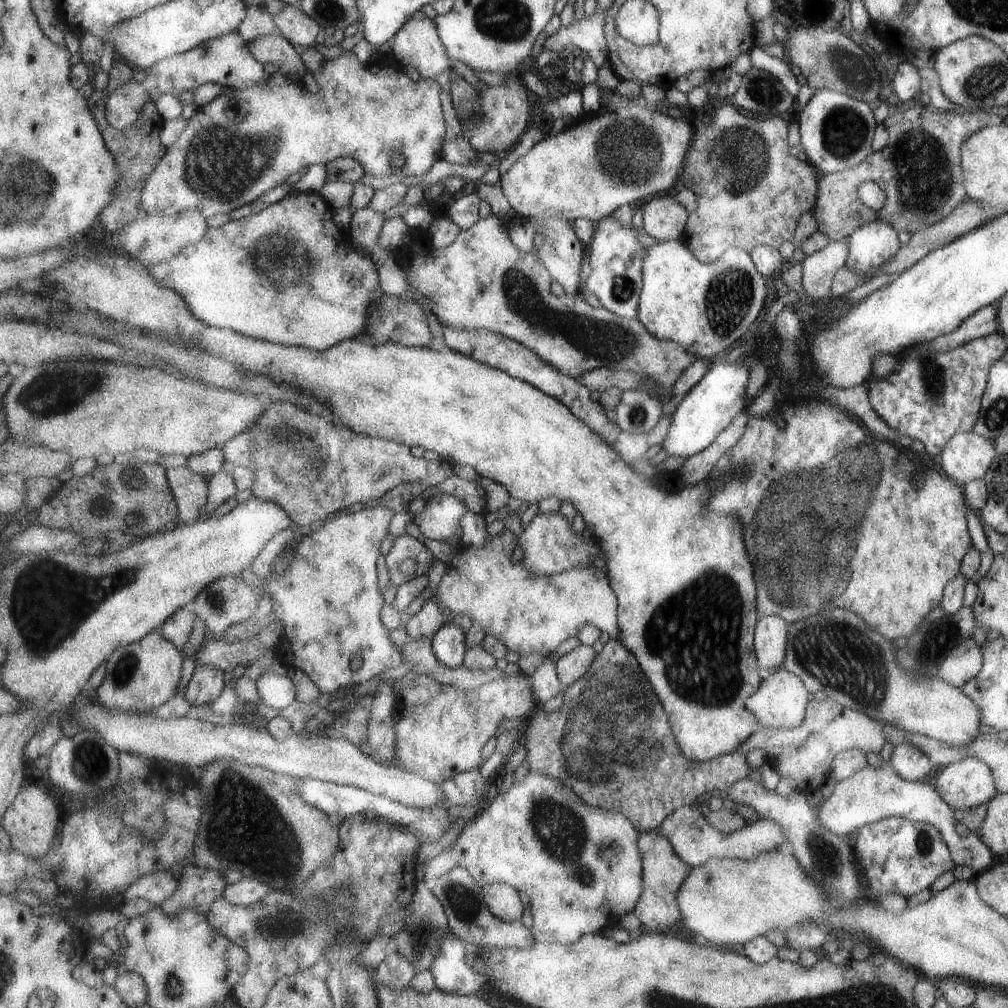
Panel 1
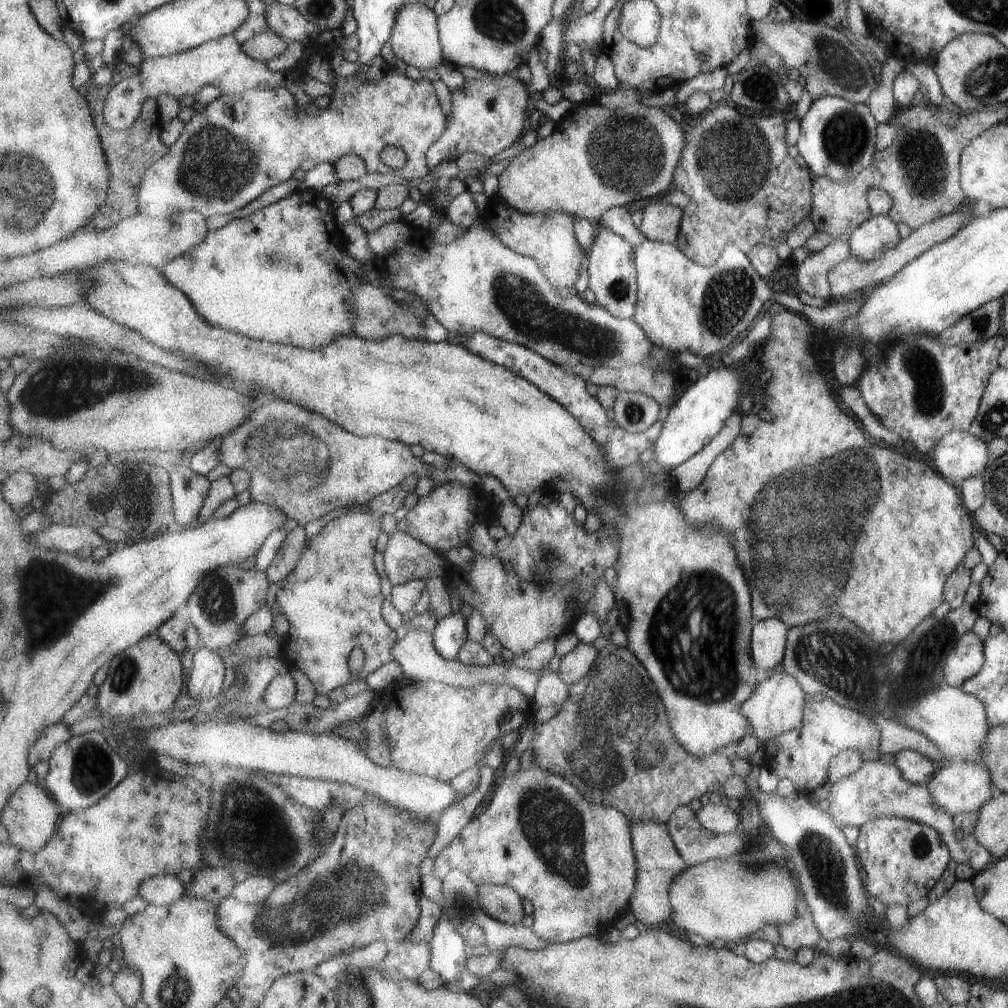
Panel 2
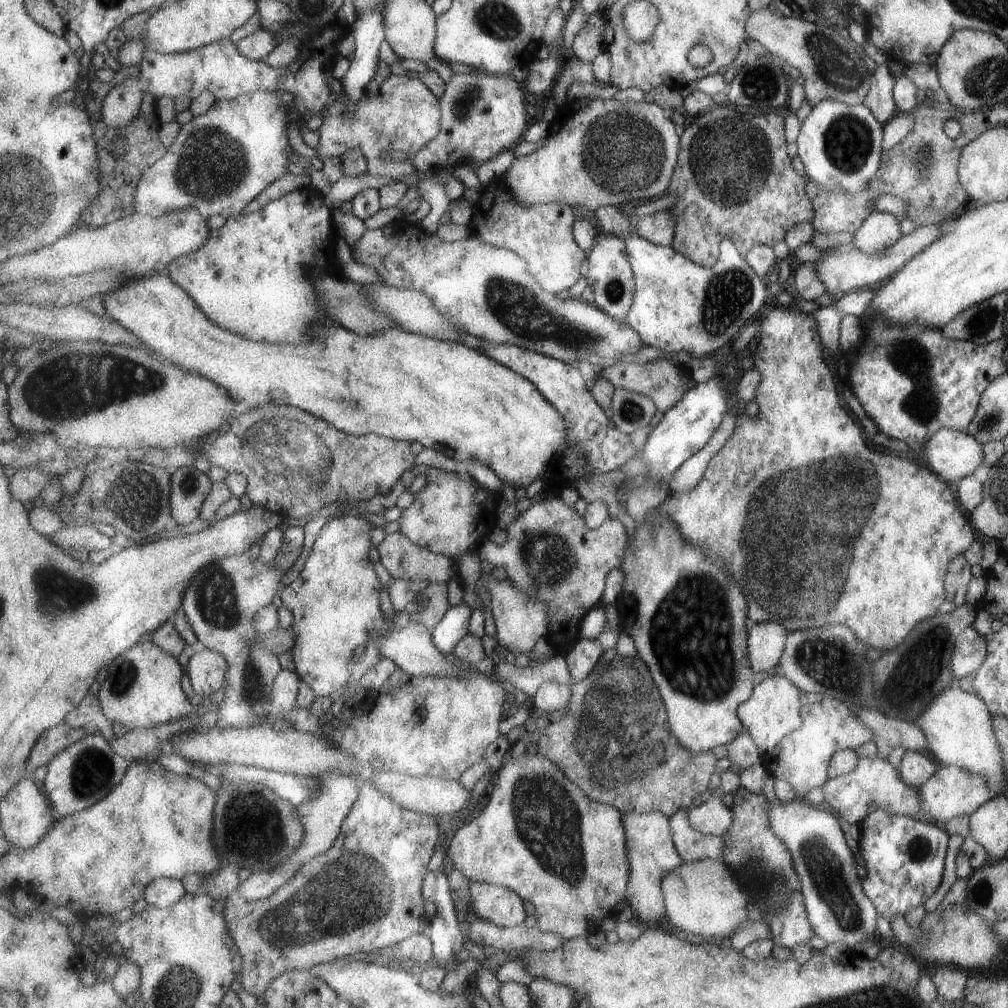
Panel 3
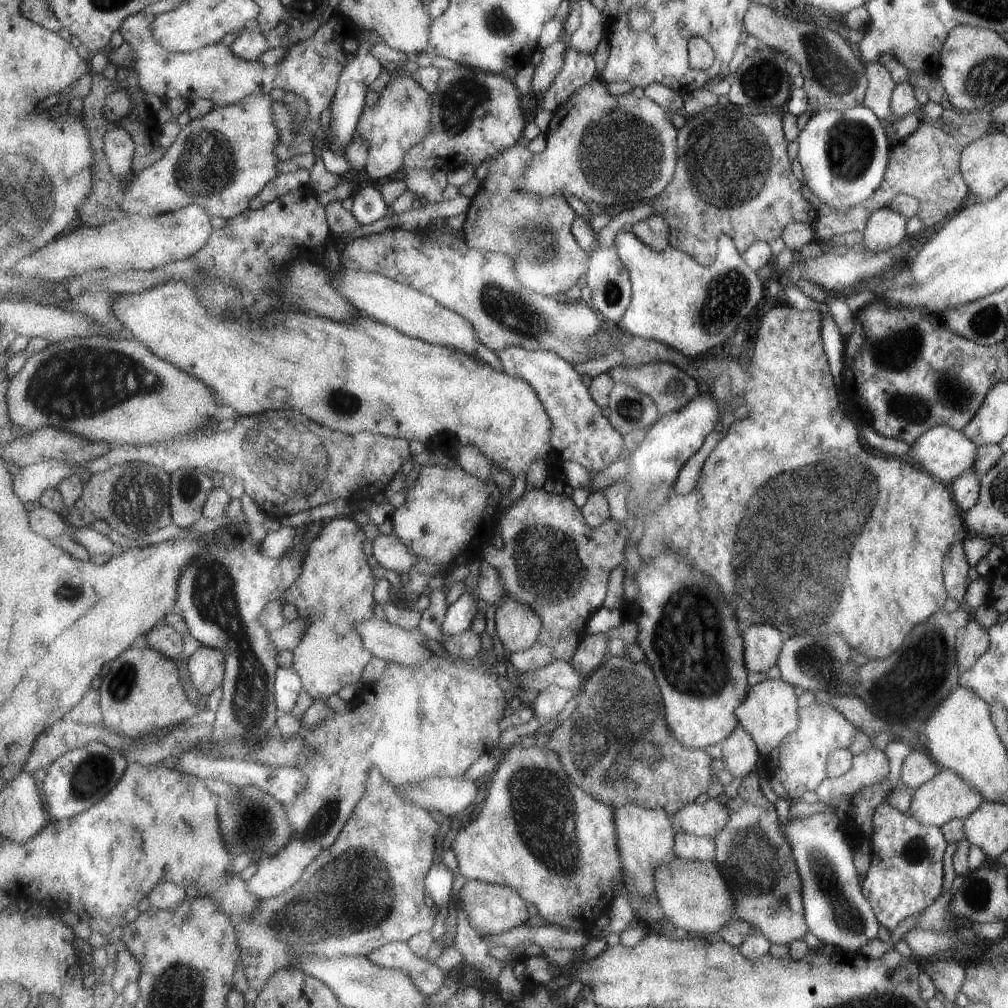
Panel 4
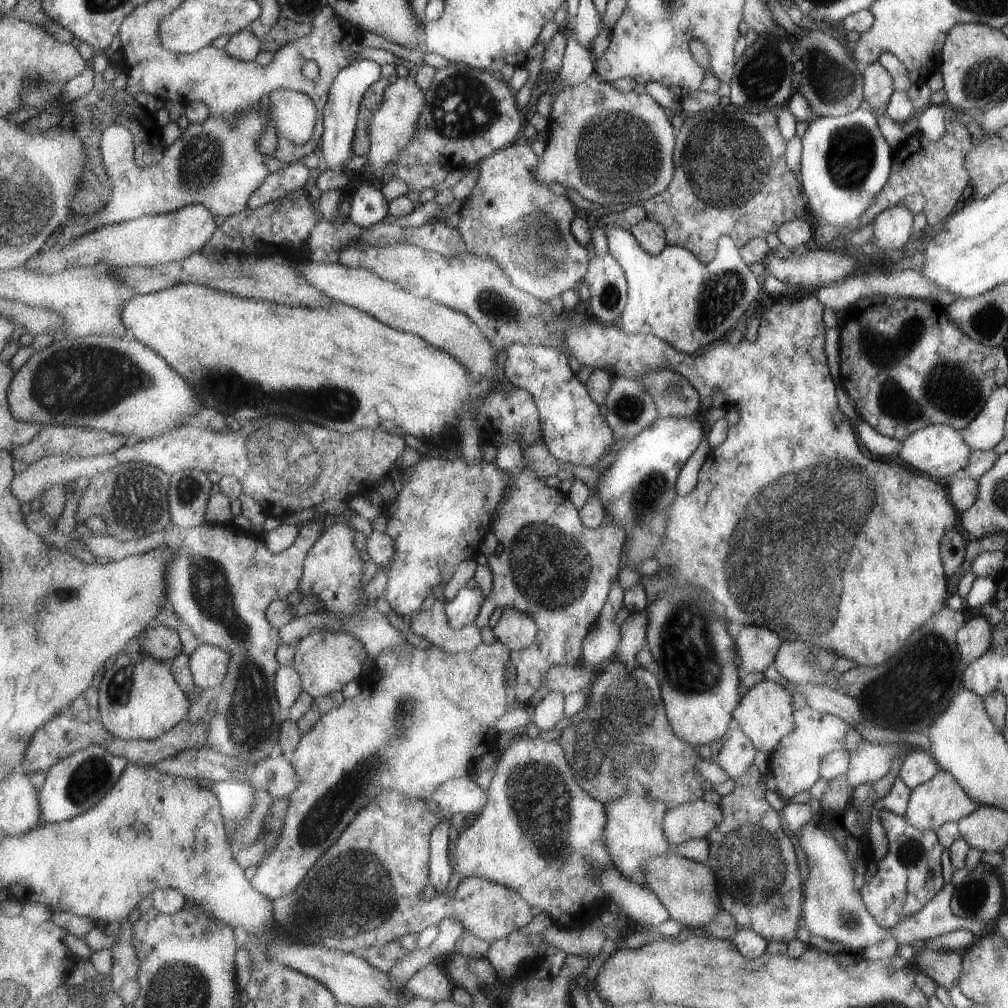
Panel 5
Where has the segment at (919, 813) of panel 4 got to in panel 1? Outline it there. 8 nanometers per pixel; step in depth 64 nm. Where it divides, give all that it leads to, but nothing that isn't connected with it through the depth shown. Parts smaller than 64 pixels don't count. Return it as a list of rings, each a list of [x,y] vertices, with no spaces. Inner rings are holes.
[[[963,758],[939,768],[933,788],[953,812],[983,806],[997,796],[989,766],[977,758]]]

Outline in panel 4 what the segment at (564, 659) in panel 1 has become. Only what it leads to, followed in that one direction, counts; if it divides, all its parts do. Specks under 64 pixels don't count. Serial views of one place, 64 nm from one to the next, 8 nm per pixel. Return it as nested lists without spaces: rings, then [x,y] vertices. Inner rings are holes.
[[[609,634],[585,636],[583,642],[581,642],[581,646],[575,652],[577,654],[573,656],[571,664],[587,680],[609,656]]]

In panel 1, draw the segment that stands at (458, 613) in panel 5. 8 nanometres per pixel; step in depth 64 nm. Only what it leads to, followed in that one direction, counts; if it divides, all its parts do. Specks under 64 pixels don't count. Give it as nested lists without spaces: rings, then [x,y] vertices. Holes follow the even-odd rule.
[[[447,622],[433,638],[433,652],[443,666],[449,666],[449,668],[465,666],[467,650],[469,650],[467,632],[463,632],[459,626],[451,622]]]

